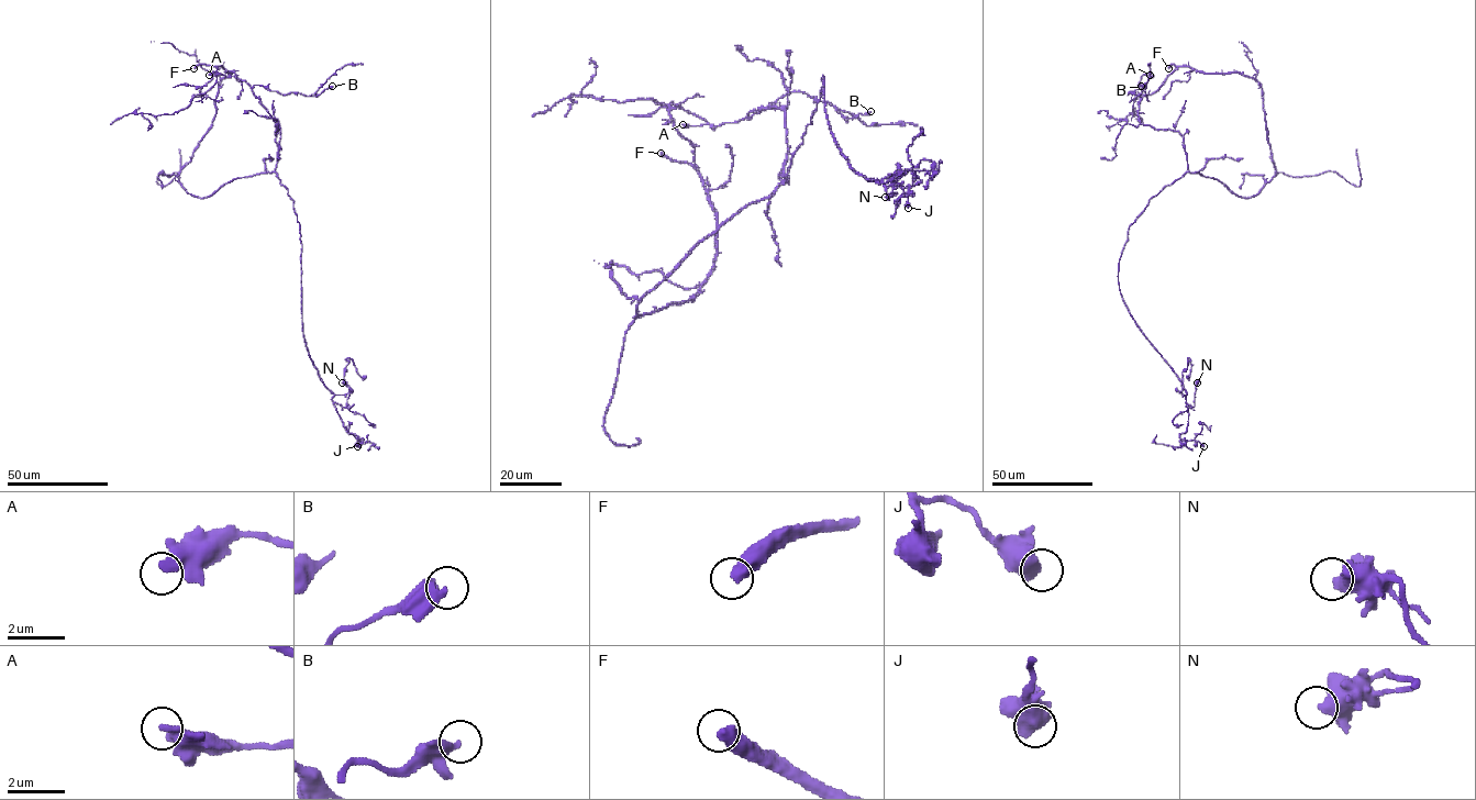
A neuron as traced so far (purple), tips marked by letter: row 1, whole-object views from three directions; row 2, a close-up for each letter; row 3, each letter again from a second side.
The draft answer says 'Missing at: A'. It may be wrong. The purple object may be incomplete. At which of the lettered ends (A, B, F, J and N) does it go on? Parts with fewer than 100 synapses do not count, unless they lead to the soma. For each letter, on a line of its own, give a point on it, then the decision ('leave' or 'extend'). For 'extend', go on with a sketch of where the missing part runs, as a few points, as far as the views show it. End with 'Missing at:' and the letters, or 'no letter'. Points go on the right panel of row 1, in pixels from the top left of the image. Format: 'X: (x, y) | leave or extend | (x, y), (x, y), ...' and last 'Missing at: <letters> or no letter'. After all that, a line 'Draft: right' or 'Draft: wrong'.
A: (1150, 75) | leave
B: (1141, 86) | leave
F: (1168, 68) | extend | (1168, 68), (1158, 95), (1182, 115), (1185, 128), (1186, 166), (1190, 168), (1194, 156), (1179, 143)
J: (1203, 446) | leave
N: (1197, 382) | leave
Missing at: F
Draft: wrong

